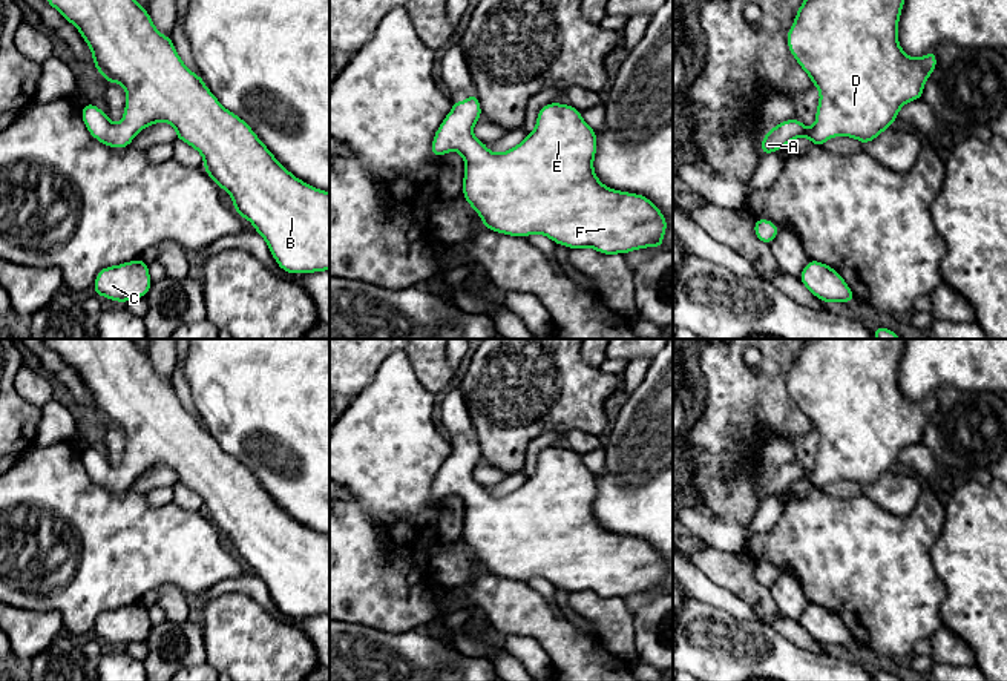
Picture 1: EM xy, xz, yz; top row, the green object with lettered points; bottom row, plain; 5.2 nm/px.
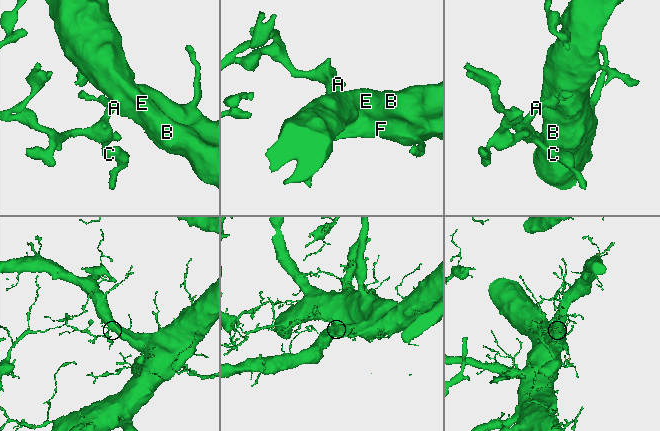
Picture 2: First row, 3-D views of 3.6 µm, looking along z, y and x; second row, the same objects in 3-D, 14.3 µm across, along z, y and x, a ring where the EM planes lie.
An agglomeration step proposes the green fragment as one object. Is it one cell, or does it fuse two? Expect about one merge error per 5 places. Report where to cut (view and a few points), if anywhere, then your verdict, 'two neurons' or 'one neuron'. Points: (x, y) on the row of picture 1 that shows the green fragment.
no cut; one neuron

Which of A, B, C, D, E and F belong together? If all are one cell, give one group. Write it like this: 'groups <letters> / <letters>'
groups A B C D E F

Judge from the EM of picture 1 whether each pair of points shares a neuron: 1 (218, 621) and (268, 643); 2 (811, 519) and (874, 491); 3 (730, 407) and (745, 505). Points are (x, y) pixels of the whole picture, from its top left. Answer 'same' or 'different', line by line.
1: same
2: different
3: same

